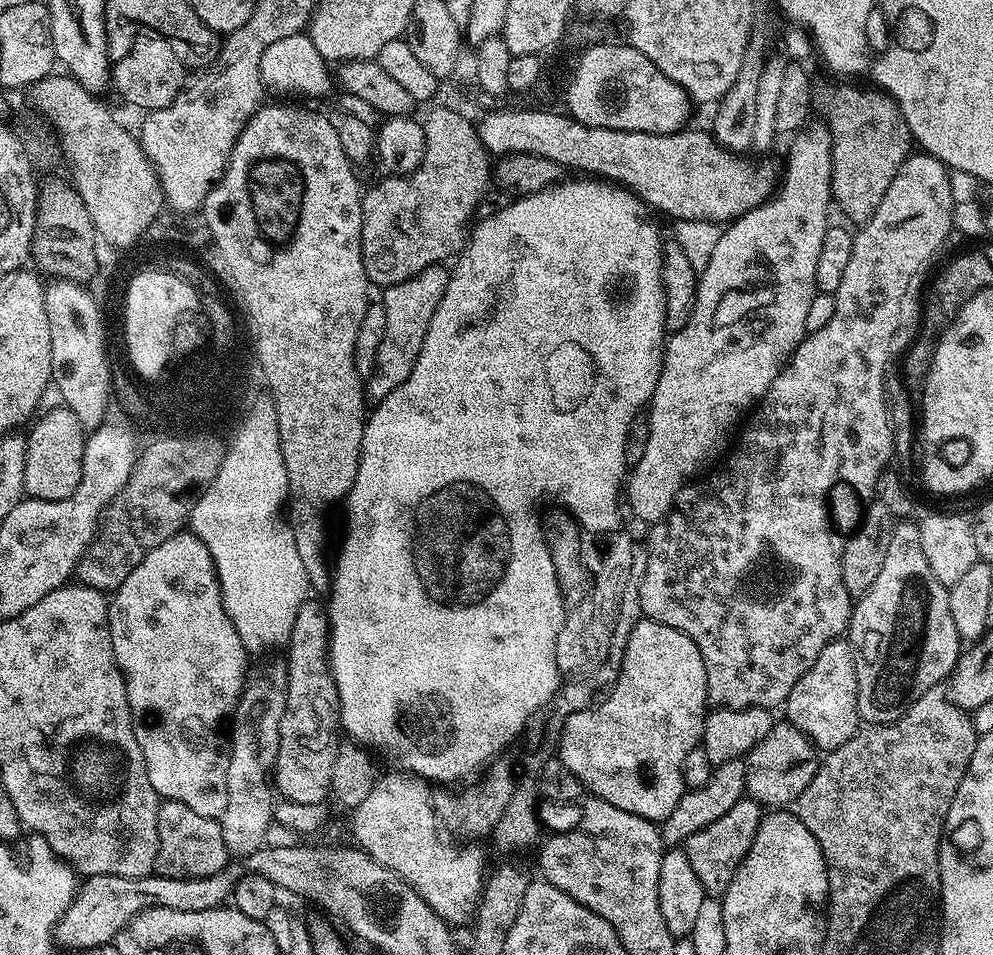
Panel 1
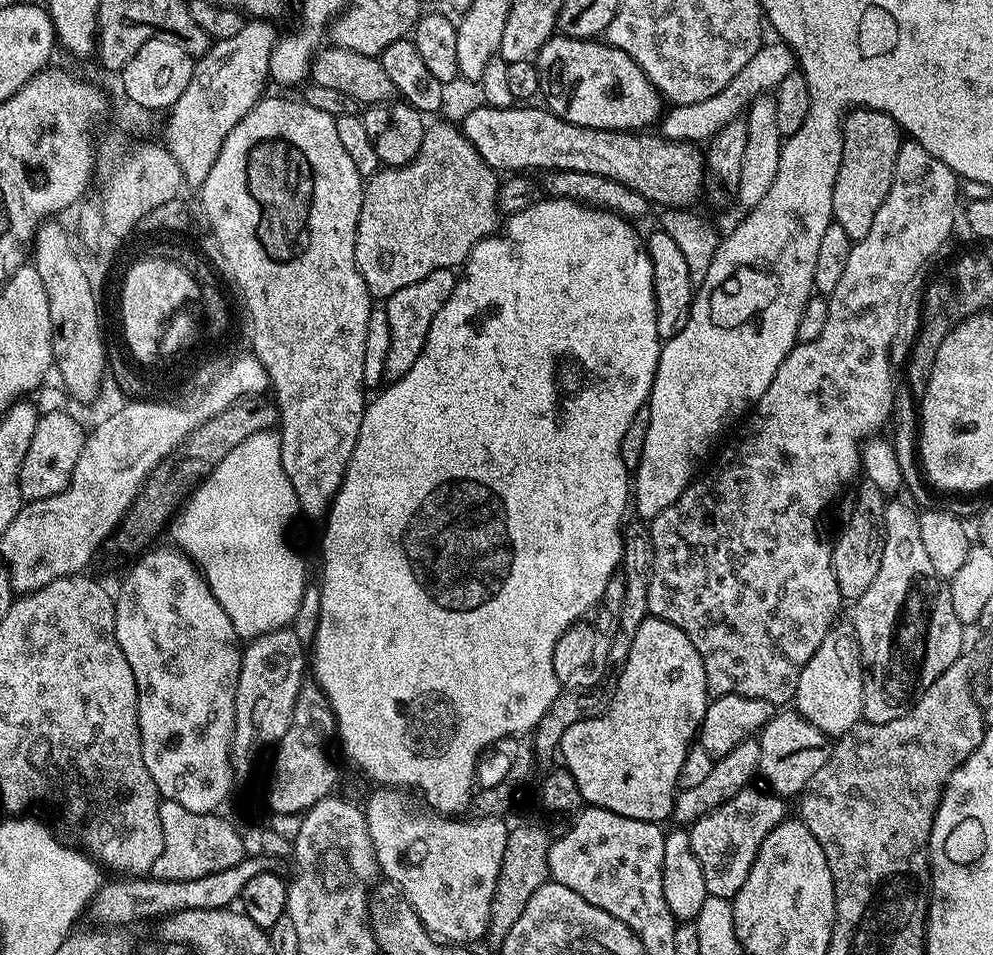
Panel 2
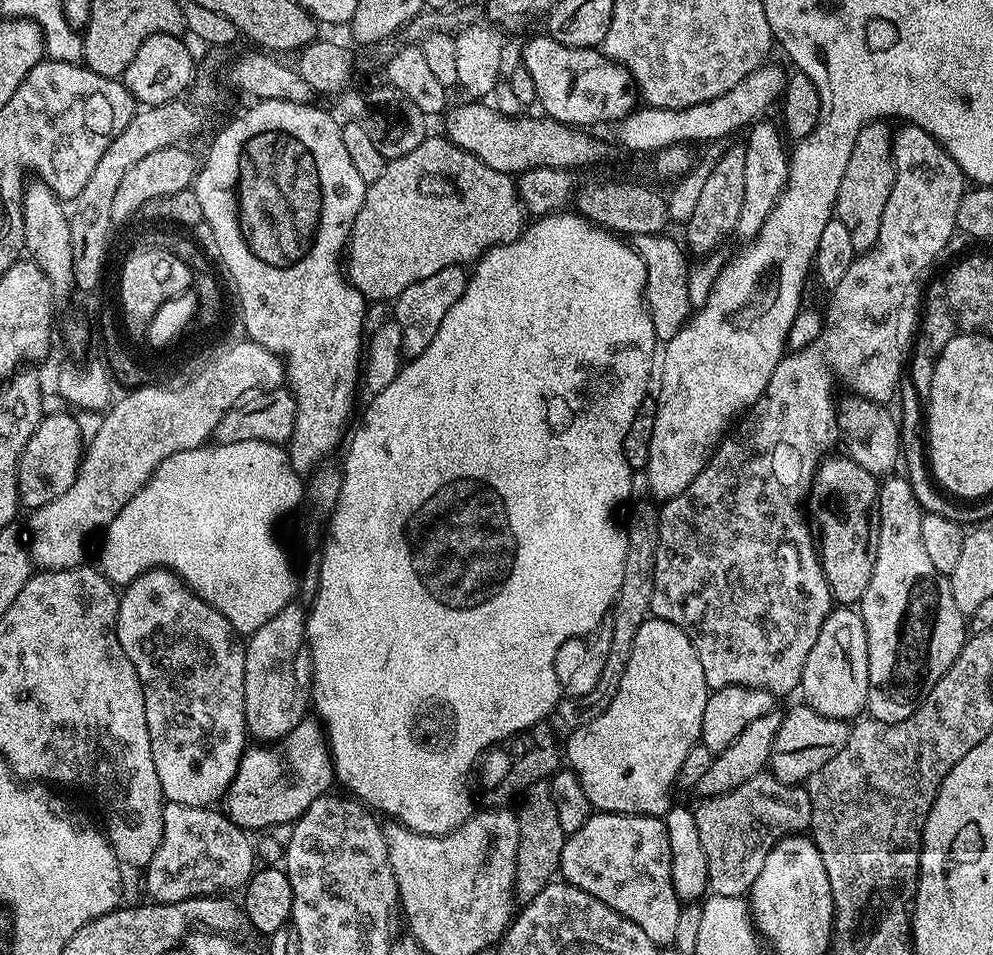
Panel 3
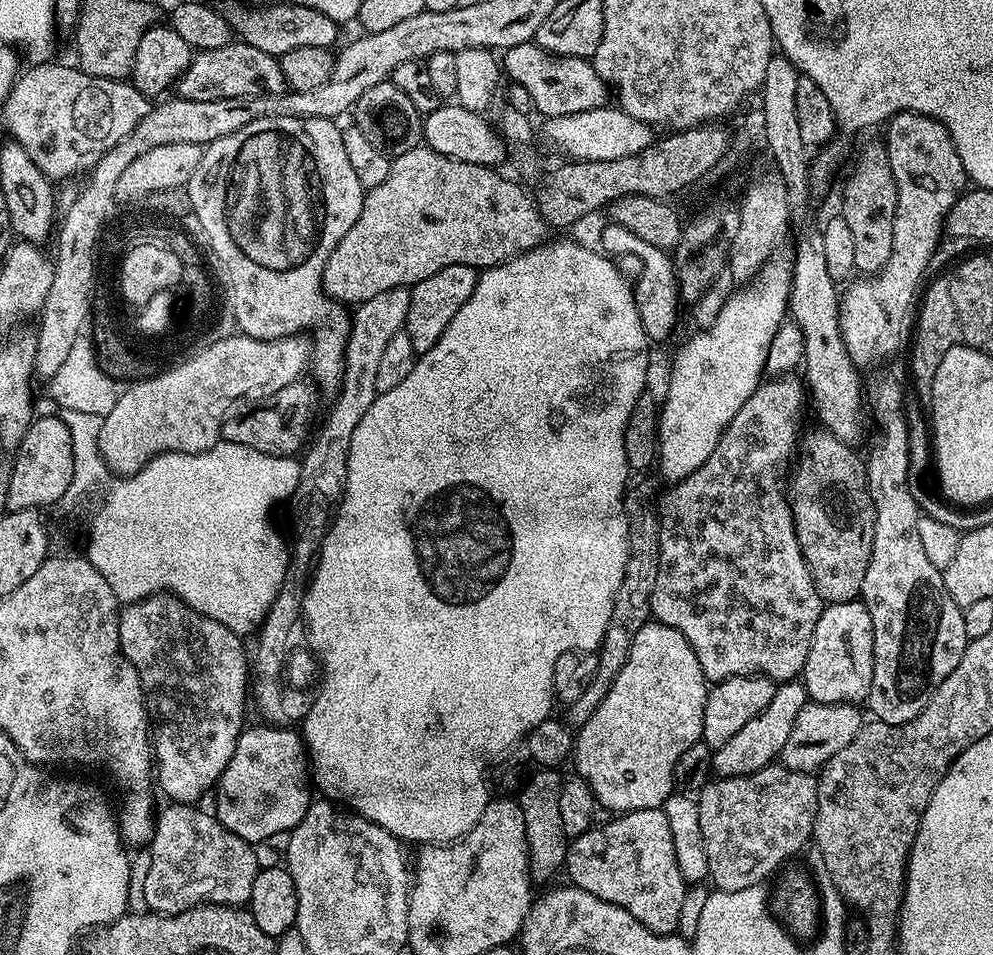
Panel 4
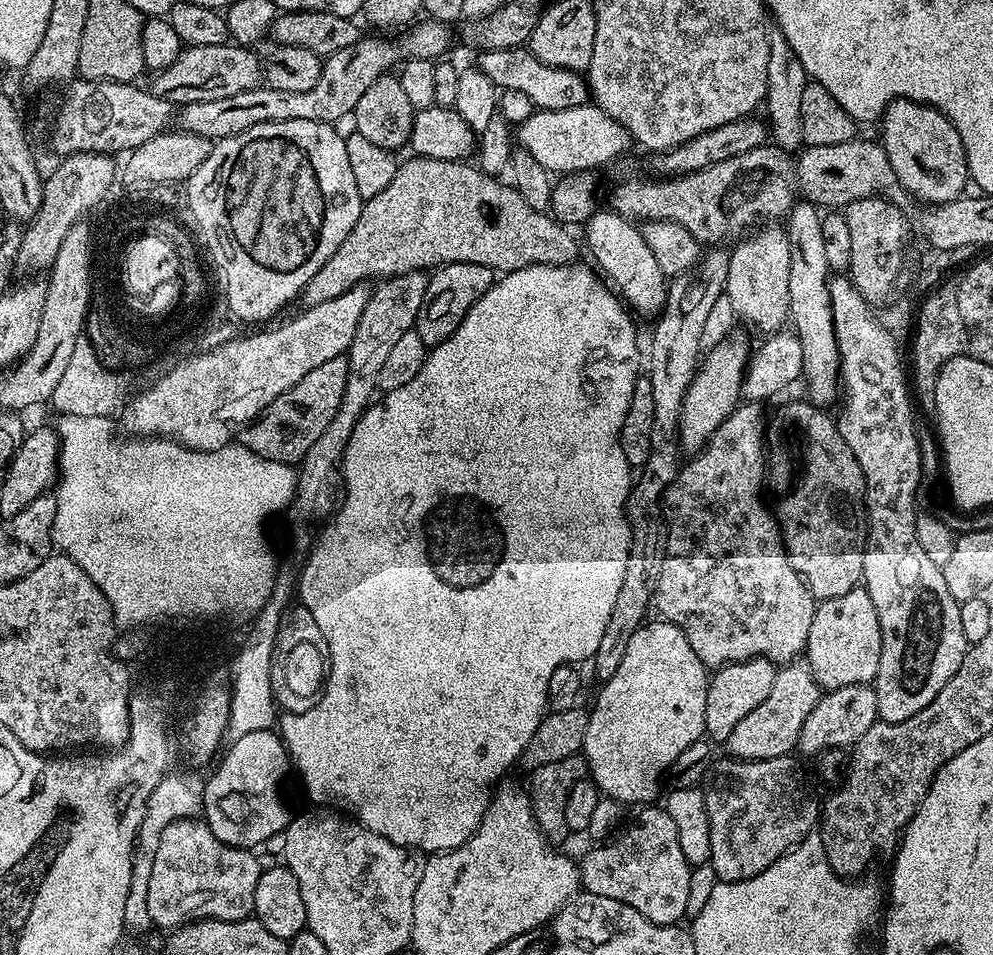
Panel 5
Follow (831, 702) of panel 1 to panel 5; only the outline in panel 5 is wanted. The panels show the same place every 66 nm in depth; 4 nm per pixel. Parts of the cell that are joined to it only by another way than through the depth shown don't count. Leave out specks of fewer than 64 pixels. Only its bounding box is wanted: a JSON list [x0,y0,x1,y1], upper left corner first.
[806,586,882,689]

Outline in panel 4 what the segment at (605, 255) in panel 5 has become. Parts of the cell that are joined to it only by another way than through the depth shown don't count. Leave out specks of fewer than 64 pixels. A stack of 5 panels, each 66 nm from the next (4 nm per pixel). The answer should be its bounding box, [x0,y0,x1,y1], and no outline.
[599,223,682,341]

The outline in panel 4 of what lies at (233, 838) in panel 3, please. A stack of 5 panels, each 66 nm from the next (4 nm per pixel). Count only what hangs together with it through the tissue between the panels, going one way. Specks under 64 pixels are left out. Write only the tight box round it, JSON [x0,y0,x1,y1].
[145,802,262,916]

